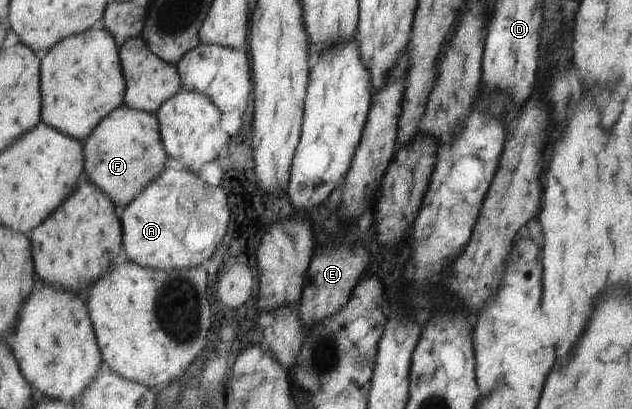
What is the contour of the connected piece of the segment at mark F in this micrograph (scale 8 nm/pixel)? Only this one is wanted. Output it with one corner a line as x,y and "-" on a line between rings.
127,105
119,107
109,115
109,120
101,122
91,136
83,142
87,181
100,188
111,200
122,208
127,208
137,196
141,196
148,187
152,186
157,176
164,174
168,168
170,157
165,150
164,140
160,133
159,119
156,113
130,109

